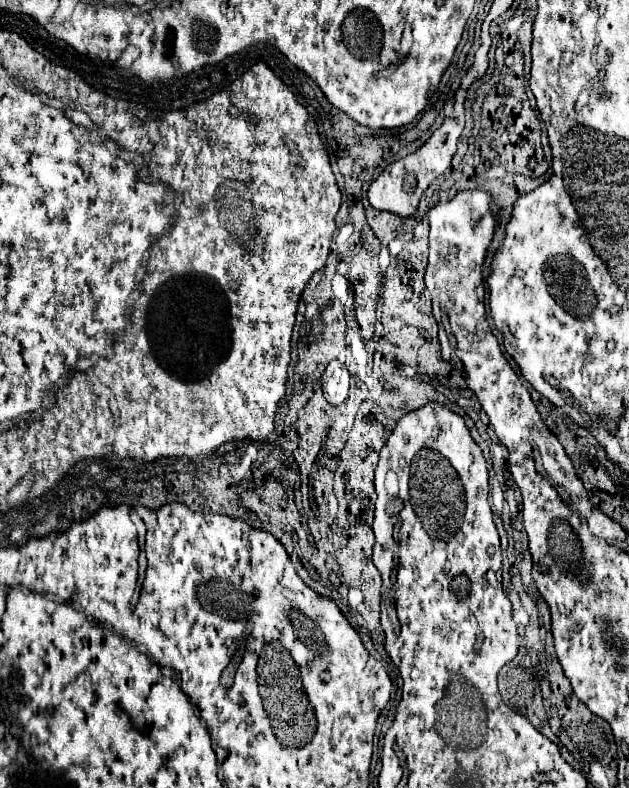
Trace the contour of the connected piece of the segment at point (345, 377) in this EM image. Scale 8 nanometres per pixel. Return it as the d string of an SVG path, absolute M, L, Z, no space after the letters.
M331 360L321 376L321 384L323 384L323 394L327 402L335 406L341 404L349 392L349 372L345 364L341 364L339 360Z

